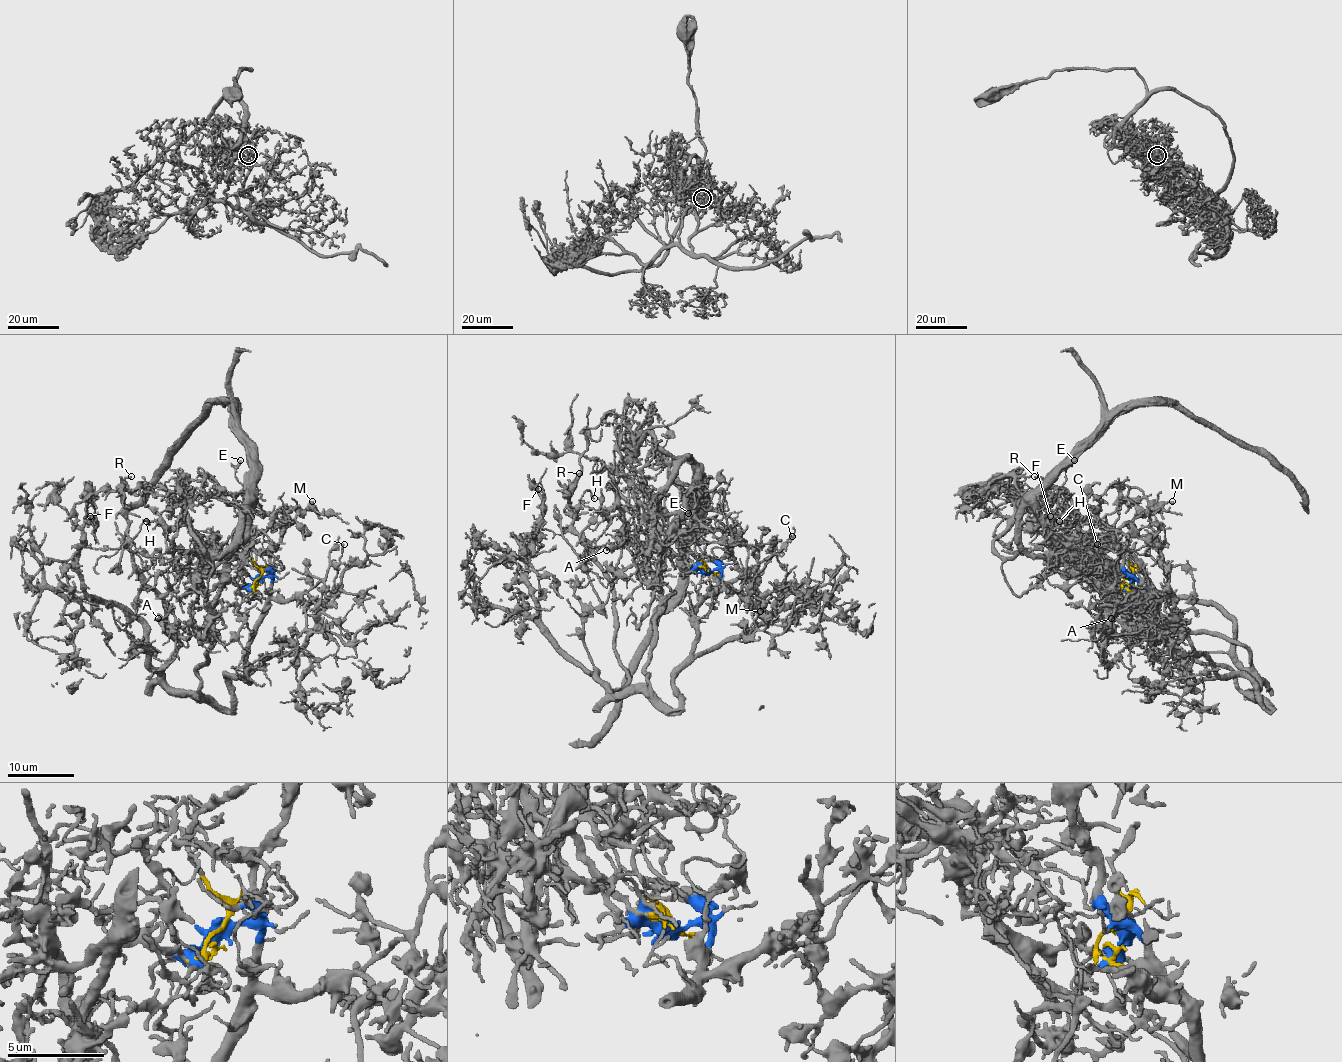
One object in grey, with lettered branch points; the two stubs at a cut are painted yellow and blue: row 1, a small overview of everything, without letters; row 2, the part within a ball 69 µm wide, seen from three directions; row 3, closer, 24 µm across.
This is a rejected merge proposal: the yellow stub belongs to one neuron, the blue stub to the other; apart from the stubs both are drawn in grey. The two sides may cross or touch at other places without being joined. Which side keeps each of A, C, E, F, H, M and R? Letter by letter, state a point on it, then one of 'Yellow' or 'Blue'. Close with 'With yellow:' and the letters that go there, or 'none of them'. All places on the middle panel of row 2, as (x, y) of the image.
A: Place: (606, 550). Blue
C: Place: (792, 536). Blue
E: Place: (688, 513). Yellow
F: Place: (538, 489). Blue
H: Place: (594, 498). Blue
M: Place: (760, 611). Blue
R: Place: (579, 473). Blue
With yellow: E

